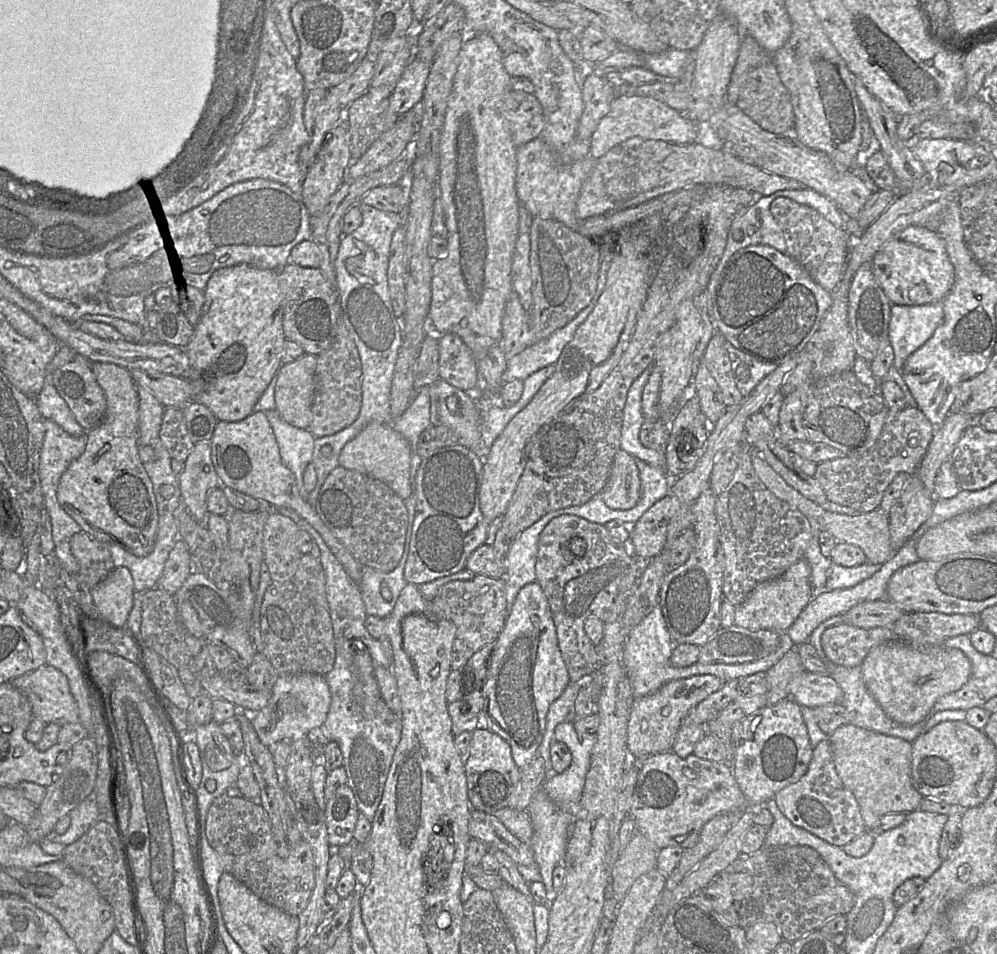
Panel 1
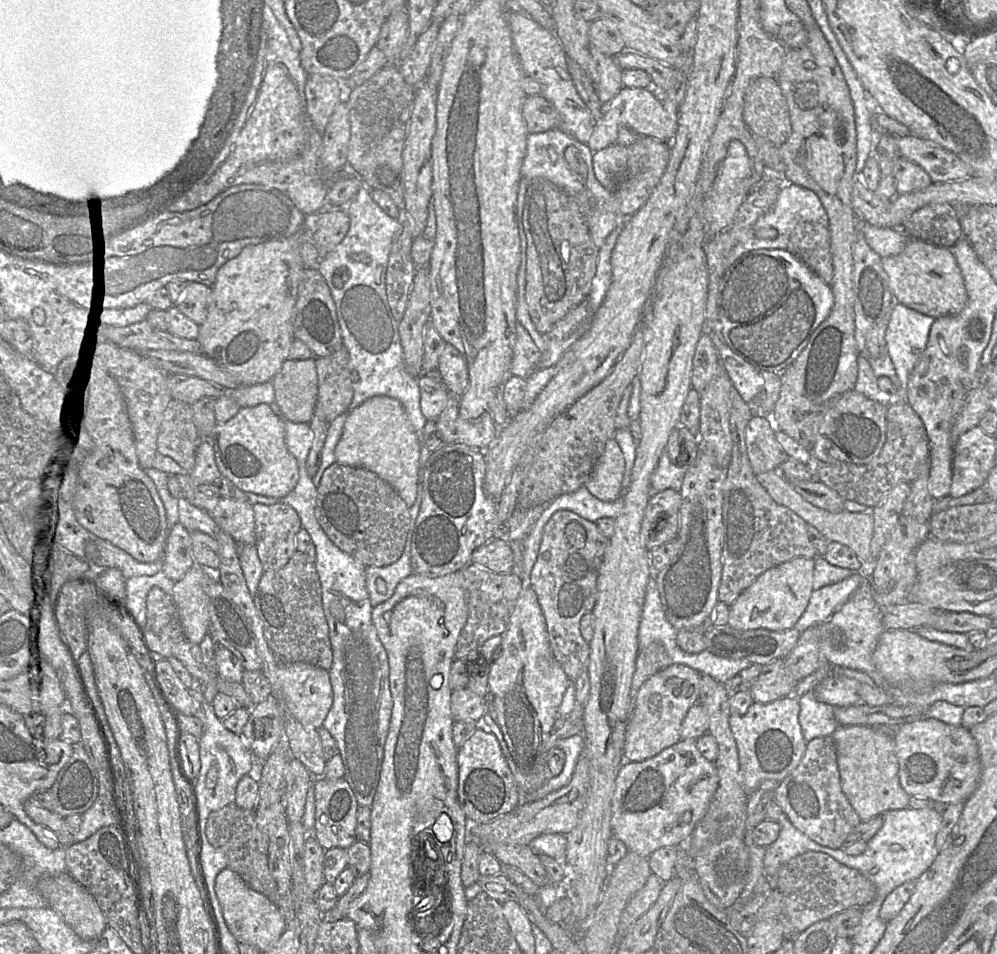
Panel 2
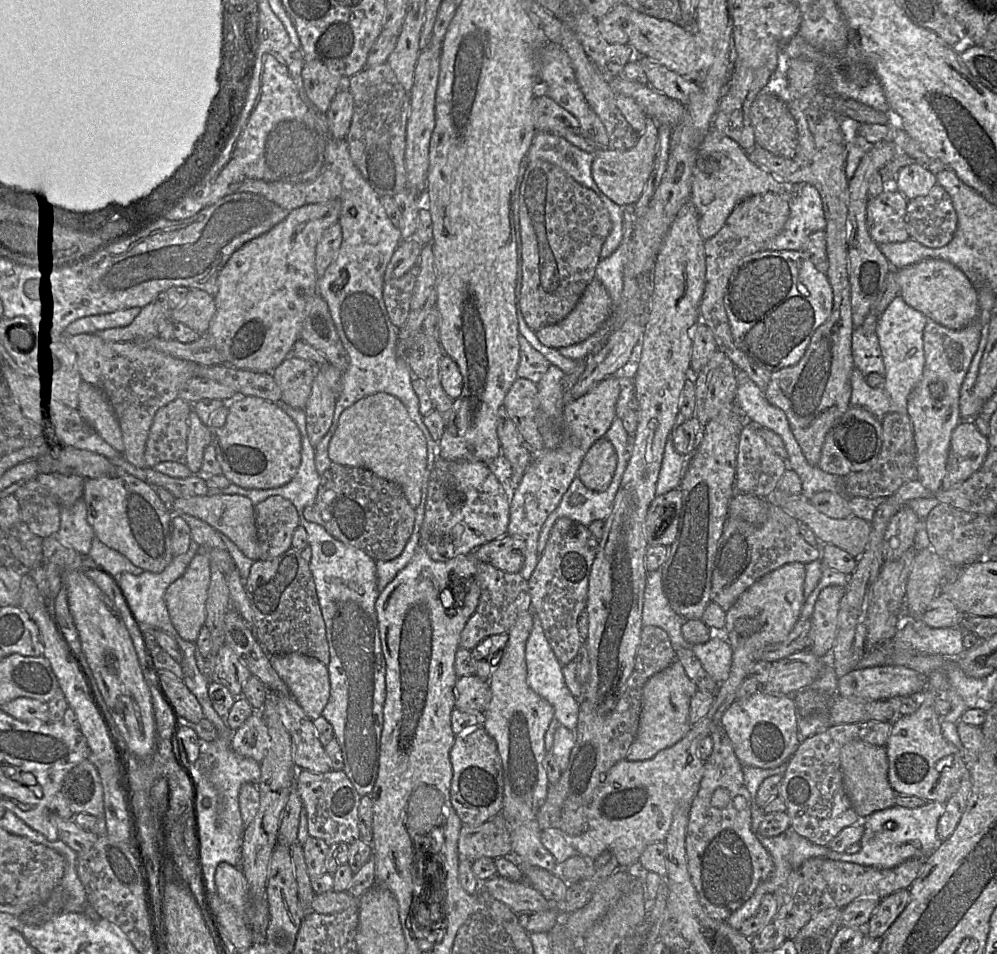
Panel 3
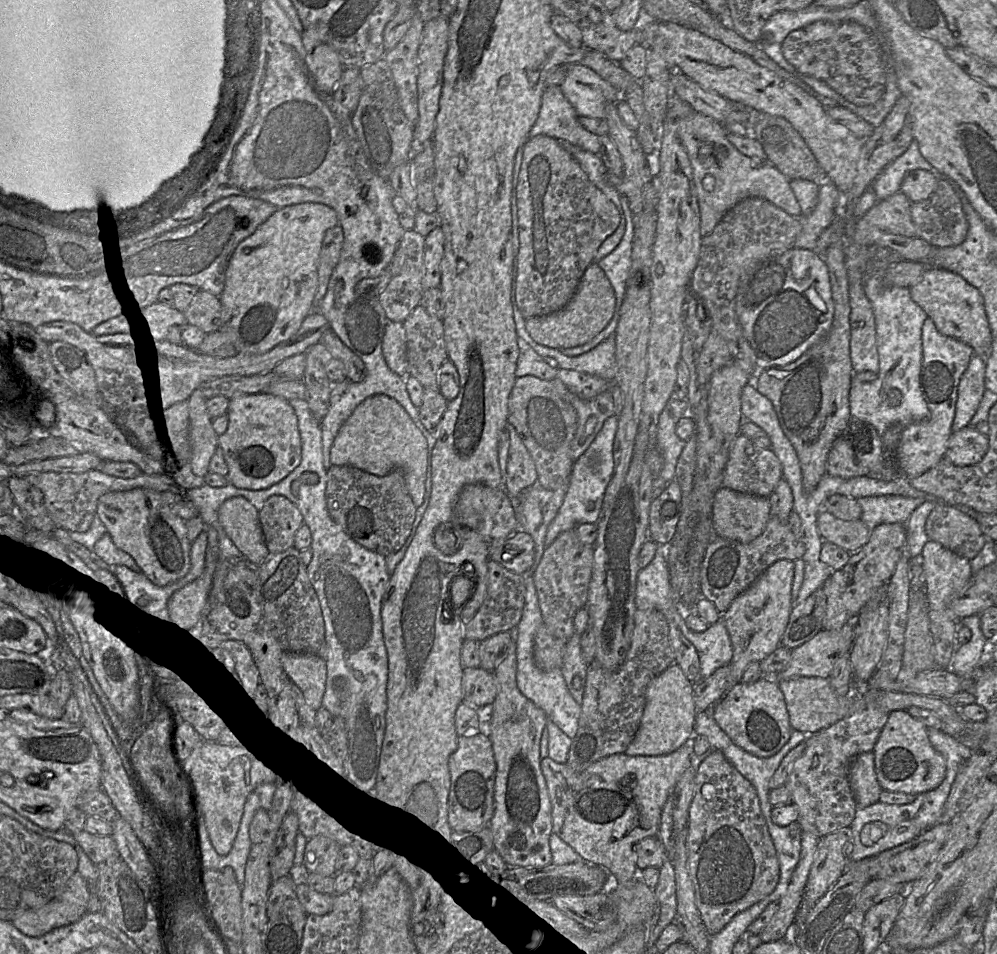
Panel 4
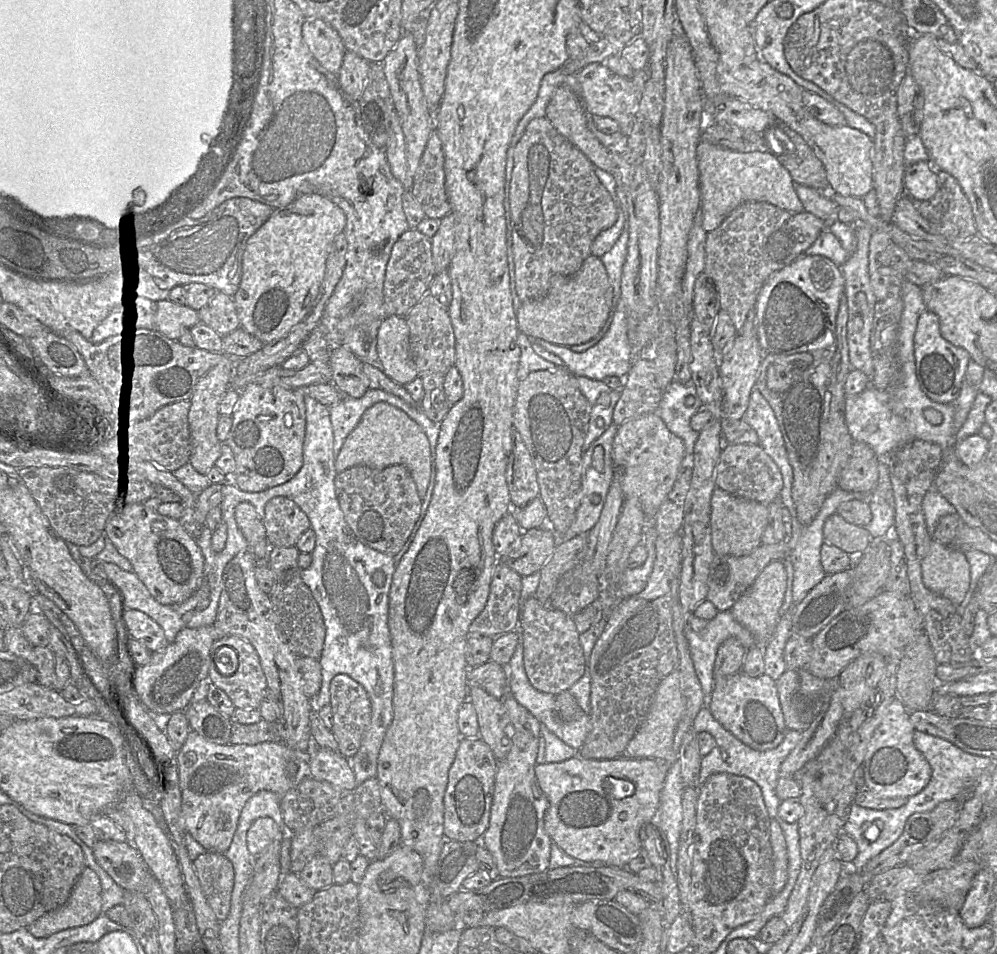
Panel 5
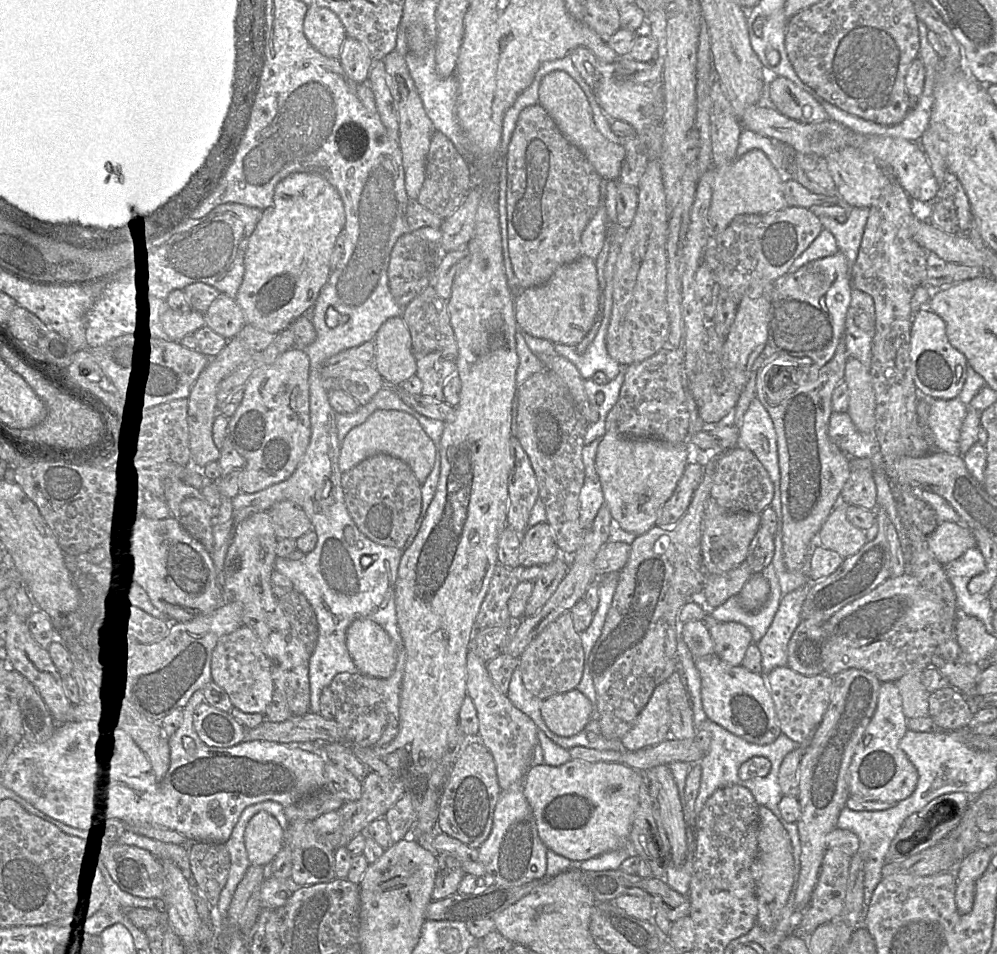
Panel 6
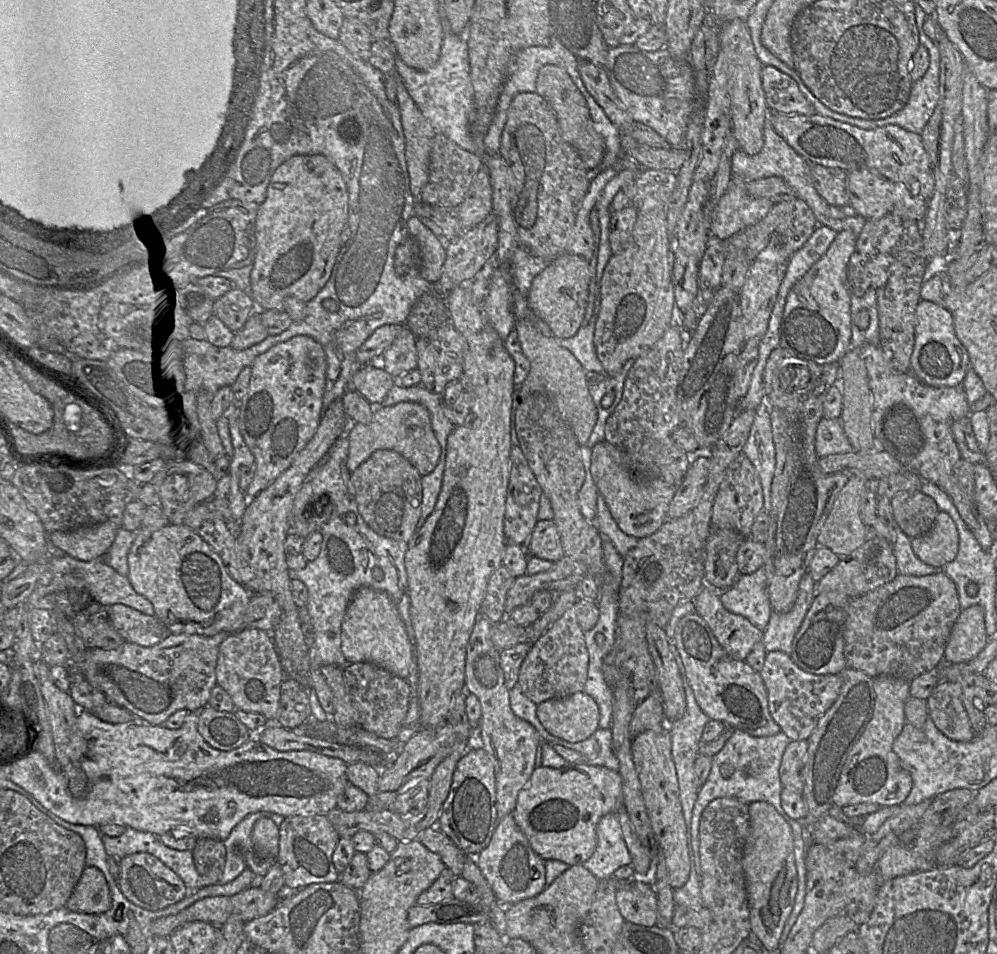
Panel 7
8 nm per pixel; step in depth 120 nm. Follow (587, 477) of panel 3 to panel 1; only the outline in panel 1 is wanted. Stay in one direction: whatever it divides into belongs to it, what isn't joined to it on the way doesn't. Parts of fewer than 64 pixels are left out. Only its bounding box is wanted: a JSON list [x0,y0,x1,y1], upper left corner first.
[599,449,641,510]

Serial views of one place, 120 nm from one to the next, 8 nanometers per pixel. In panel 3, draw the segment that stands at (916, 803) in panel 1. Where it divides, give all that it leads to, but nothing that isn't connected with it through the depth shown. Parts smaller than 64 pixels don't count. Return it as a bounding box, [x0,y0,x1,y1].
[840,740,897,819]

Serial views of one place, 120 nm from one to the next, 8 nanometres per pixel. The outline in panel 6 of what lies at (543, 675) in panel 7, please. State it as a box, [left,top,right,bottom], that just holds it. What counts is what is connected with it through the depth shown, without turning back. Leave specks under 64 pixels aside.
[519,611,584,700]

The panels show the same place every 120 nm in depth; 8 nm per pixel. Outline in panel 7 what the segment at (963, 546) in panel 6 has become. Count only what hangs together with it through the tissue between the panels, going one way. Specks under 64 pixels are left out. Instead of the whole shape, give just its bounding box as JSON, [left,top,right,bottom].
[911,510,957,569]

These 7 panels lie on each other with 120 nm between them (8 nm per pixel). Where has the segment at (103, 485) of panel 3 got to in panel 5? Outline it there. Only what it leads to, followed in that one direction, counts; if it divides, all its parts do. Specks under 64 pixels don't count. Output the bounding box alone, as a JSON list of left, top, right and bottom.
[104,504,204,604]

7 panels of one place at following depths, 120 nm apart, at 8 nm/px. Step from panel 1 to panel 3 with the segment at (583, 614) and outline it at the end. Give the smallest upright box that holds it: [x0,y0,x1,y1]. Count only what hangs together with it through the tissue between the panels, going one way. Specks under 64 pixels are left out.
[528,517,599,666]

